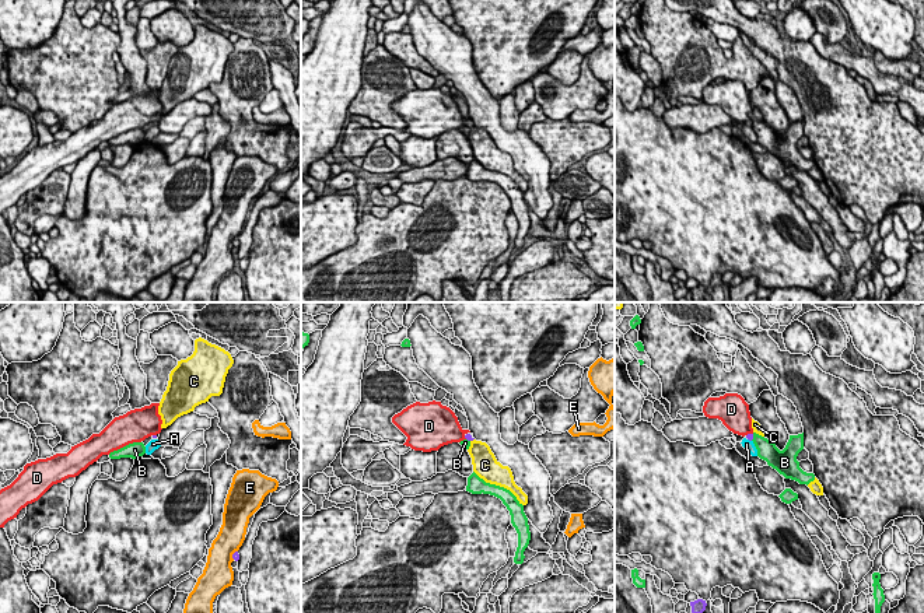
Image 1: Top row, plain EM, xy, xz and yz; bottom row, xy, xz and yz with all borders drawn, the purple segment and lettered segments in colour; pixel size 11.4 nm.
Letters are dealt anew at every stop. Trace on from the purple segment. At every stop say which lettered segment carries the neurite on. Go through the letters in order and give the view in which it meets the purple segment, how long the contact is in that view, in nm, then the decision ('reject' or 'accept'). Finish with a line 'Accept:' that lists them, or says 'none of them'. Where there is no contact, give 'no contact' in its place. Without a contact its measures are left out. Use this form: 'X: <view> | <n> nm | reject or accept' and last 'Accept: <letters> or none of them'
A: yz | 60 nm | reject
B: yz | 90 nm | reject
C: xz | 60 nm | reject
D: yz | 90 nm | reject
E: xy | 120 nm | reject
Accept: none of them

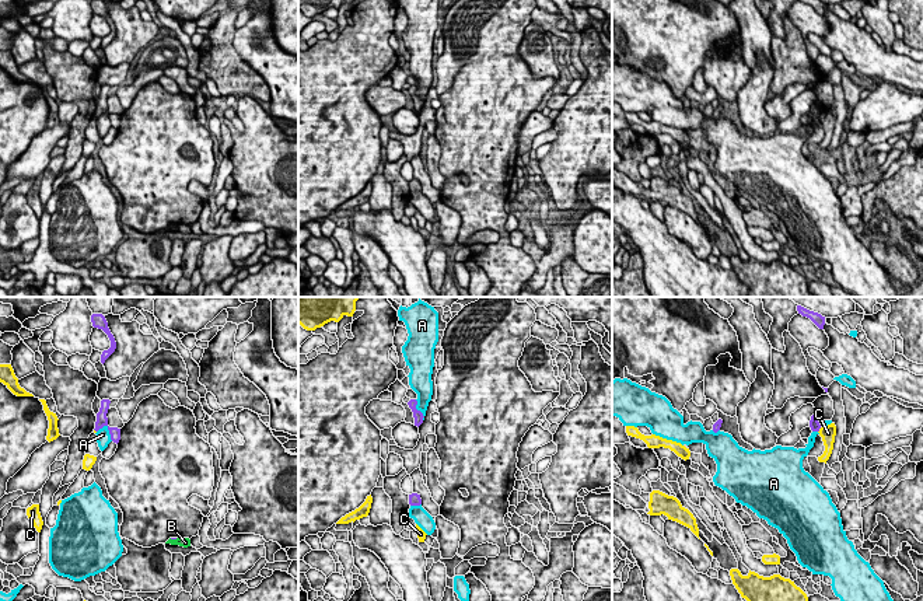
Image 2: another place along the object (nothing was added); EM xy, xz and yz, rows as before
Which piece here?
A: xy | 220 nm | reject
B: xy | 100 nm | reject
C: yz | 70 nm | reject
Accept: none of them

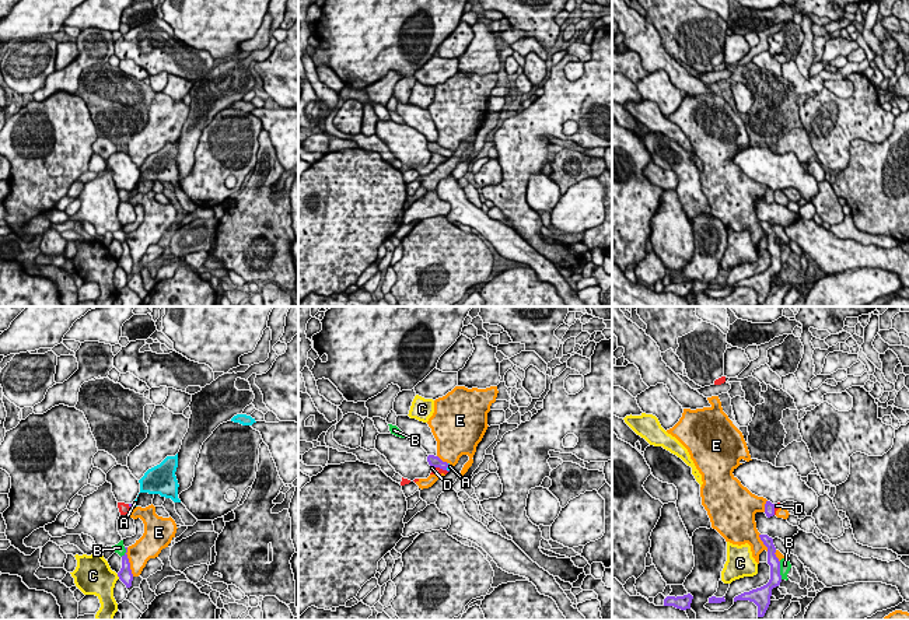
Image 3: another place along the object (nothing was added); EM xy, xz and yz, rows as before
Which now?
A: xz | 100 nm | accept
B: yz | 220 nm | reject
C: xy | 70 nm | reject
D: xz | 200 nm | reject
E: xy | 340 nm | reject
Accept: A

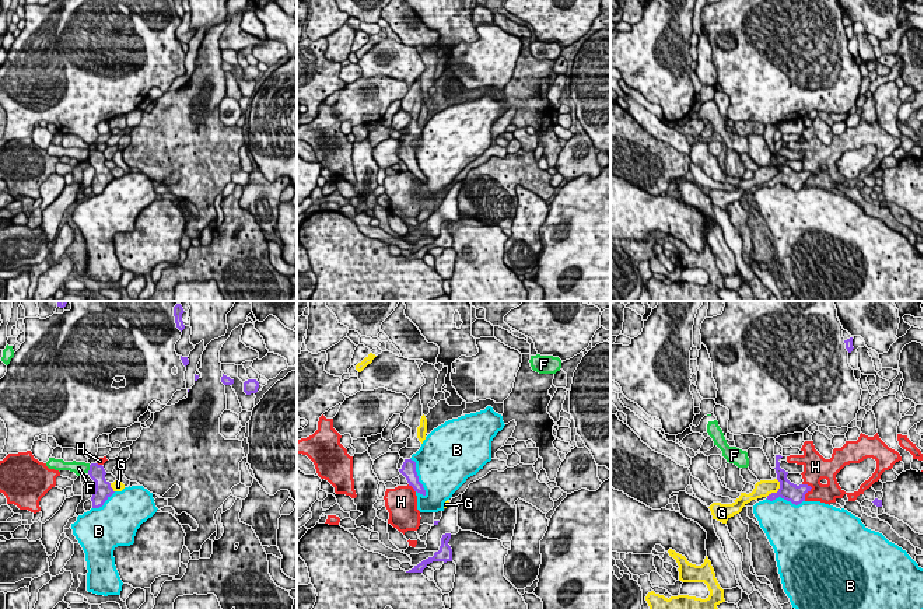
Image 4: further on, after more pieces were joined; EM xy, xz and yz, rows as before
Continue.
B: xz | 480 nm | reject
F: xy | 100 nm | reject
G: yz | 240 nm | reject
H: yz | 220 nm | reject
Accept: none of them

